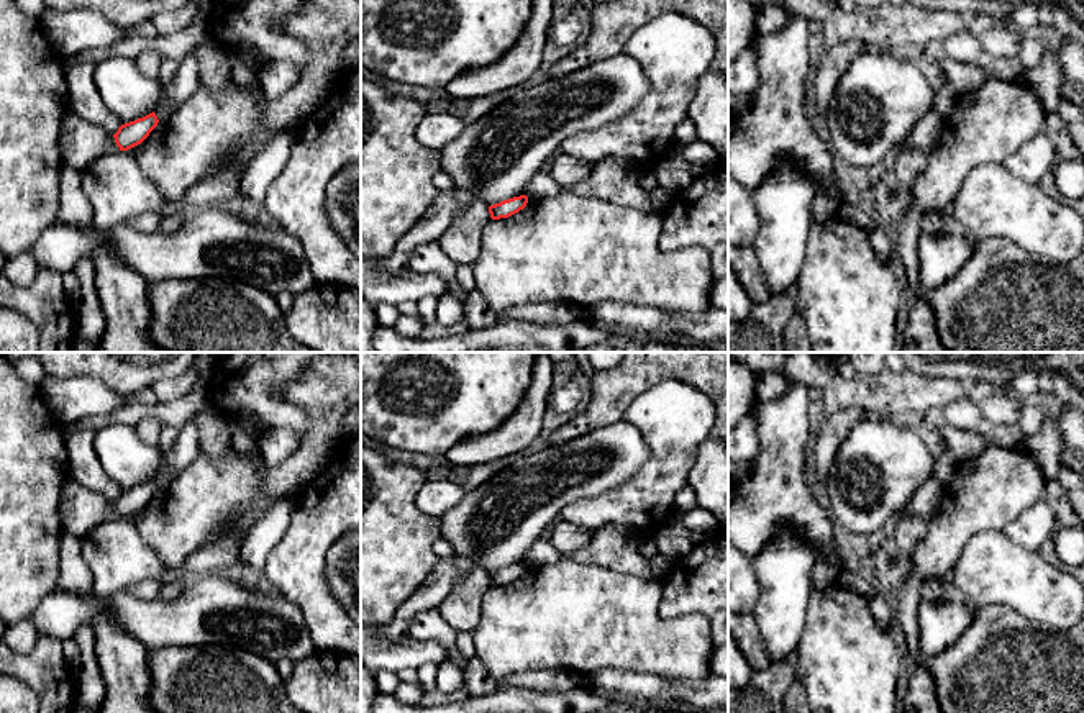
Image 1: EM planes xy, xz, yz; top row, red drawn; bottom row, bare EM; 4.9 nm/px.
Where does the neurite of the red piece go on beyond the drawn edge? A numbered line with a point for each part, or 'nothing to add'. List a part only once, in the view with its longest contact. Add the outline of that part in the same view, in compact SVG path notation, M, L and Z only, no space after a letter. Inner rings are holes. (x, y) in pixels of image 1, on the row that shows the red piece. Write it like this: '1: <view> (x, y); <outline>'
1: xy (187, 79); M194 52L177 62L174 82L162 89L161 100L154 110L157 120L164 120L177 105L180 105L200 85L198 61Z

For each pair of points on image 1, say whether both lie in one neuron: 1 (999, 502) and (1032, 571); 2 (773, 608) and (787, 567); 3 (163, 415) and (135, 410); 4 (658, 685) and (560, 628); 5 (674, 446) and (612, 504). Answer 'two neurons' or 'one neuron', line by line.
1: two neurons
2: one neuron
3: one neuron
4: two neurons
5: one neuron

